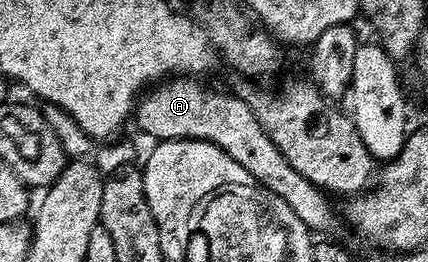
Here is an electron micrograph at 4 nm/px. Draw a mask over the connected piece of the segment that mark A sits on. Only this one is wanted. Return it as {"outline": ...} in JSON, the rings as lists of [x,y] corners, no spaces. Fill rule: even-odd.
{"outline":[[[172,76],[150,87],[140,97],[133,111],[133,122],[149,137],[155,138],[151,140],[172,142],[190,138],[196,142],[212,142],[237,160],[237,164],[241,164],[241,168],[245,168],[245,172],[249,172],[255,181],[269,188],[269,192],[281,196],[281,200],[285,200],[285,204],[297,212],[297,220],[301,220],[308,230],[335,230],[339,222],[341,226],[340,215],[327,199],[330,197],[305,180],[305,176],[301,176],[301,172],[297,172],[293,164],[281,156],[277,144],[269,140],[265,128],[261,128],[257,116],[238,93],[226,94],[223,90],[214,90],[195,76]]]}

